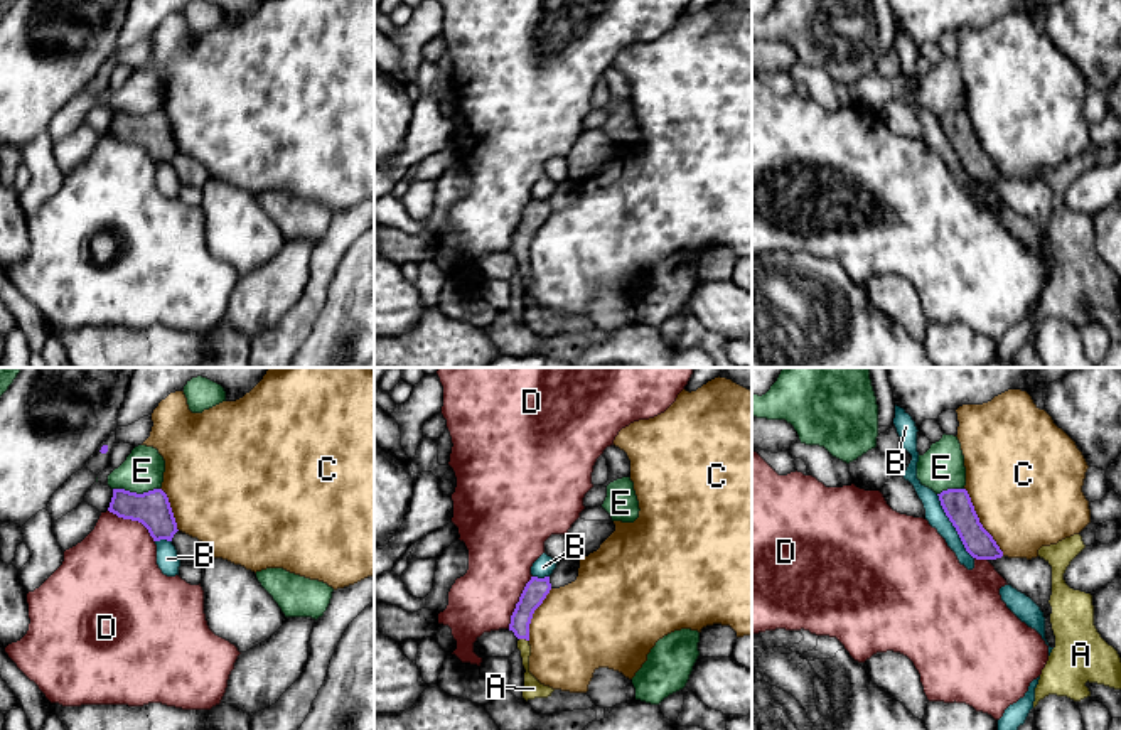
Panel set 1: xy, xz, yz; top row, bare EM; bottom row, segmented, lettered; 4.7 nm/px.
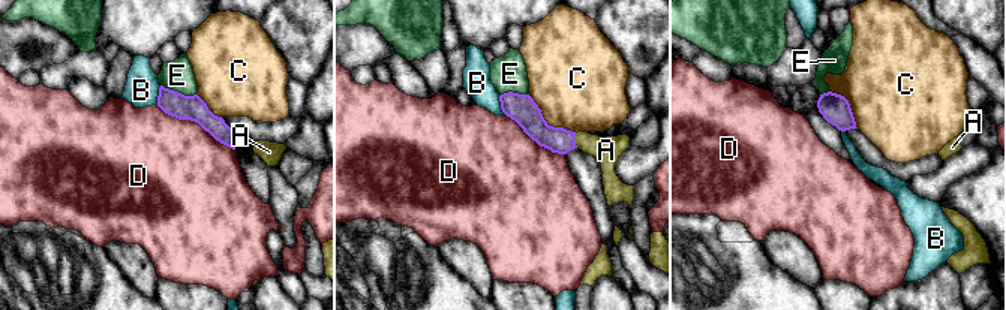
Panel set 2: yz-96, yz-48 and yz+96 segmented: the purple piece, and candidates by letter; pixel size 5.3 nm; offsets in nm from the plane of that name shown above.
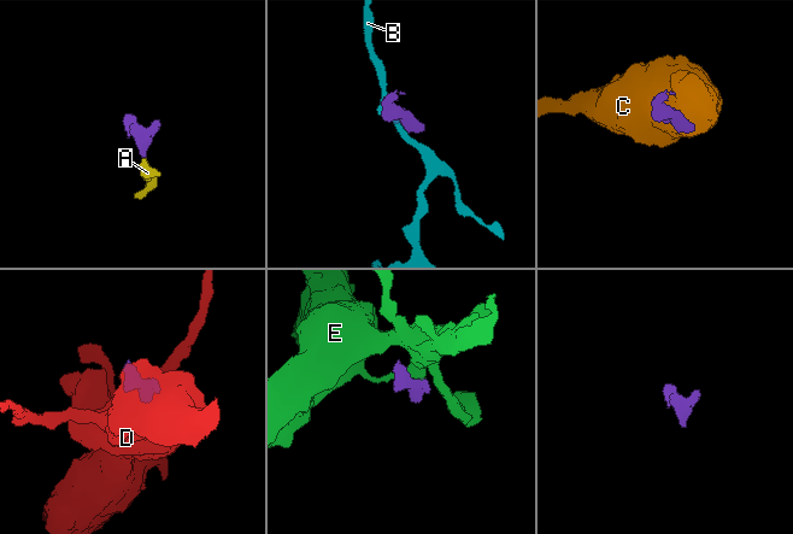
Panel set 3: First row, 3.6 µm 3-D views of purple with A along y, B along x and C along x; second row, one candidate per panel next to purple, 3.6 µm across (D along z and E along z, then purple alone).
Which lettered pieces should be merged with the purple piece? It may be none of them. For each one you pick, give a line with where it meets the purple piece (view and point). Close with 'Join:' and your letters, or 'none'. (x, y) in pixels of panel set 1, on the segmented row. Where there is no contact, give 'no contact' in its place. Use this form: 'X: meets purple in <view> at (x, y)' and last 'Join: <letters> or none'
A: meets purple in xz at (525, 638)
Join: A

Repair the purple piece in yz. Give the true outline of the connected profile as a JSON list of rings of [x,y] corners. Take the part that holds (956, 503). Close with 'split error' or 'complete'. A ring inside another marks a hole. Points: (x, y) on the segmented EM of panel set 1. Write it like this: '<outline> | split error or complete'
[[[947,489],[939,496],[941,506],[956,528],[966,551],[976,560],[996,560],[1003,551],[983,528],[966,489]]] | complete

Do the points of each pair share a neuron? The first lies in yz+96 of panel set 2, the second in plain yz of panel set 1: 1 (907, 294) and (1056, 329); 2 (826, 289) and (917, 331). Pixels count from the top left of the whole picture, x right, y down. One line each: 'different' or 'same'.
1: same
2: different

